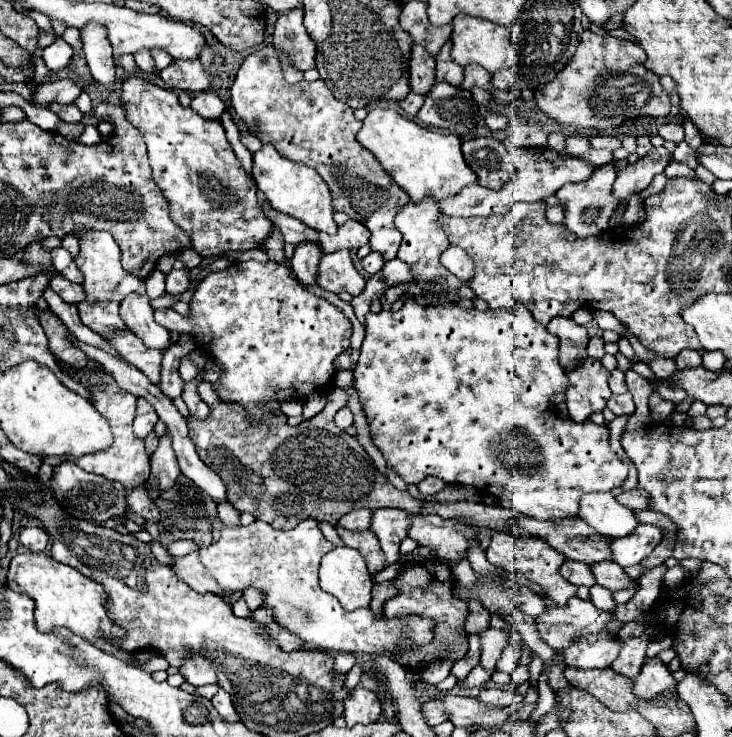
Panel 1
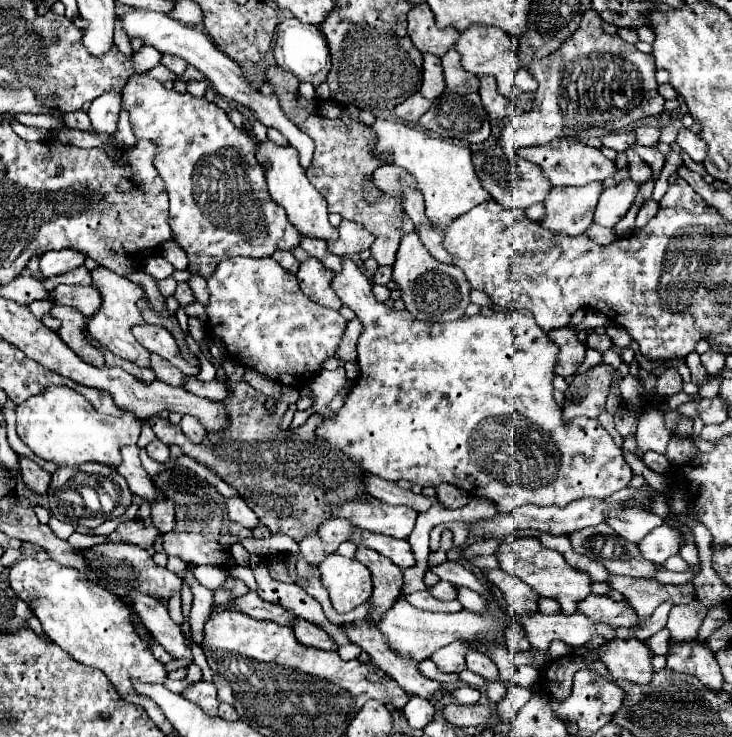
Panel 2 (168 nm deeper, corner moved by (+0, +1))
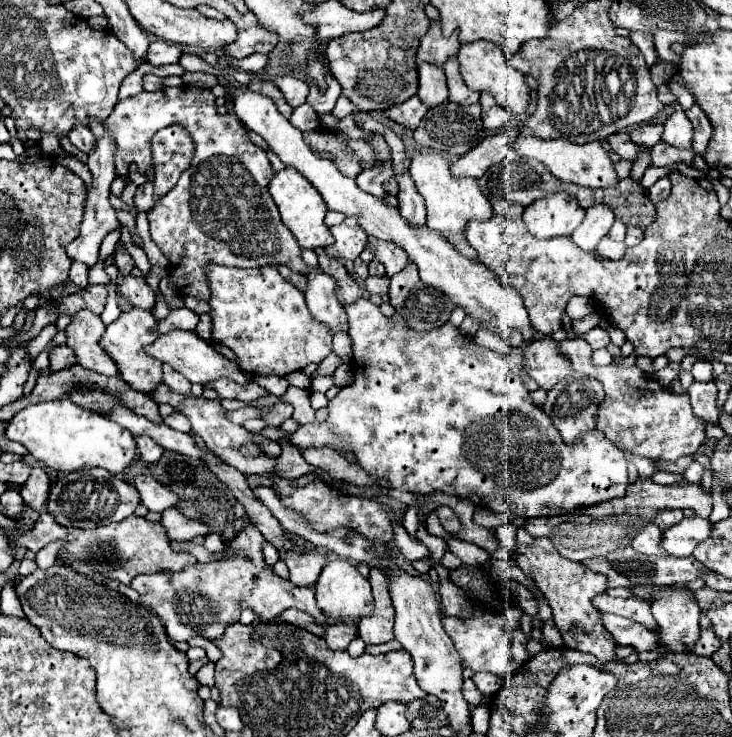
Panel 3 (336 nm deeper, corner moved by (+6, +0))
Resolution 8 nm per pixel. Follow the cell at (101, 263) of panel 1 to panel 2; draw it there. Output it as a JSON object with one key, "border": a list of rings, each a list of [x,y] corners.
{"border":[[[96,266],[94,270],[90,270],[90,276],[92,276],[92,284],[98,288],[98,292],[102,296],[102,308],[98,308],[98,312],[88,320],[88,334],[92,338],[96,338],[100,344],[104,344],[108,350],[112,350],[114,354],[118,354],[126,360],[132,360],[138,366],[150,366],[150,352],[146,348],[142,348],[142,344],[130,332],[130,328],[134,324],[144,324],[144,320],[136,308],[136,300],[144,298],[144,290],[138,284],[130,282],[124,276],[110,272],[104,266]]]}

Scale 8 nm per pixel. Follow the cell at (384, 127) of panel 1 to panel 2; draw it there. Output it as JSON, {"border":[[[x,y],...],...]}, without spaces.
{"border":[[[380,118],[374,120],[370,130],[376,136],[376,144],[372,148],[374,156],[380,160],[388,160],[394,166],[400,166],[408,174],[414,176],[418,190],[424,196],[426,216],[432,224],[446,226],[454,218],[462,216],[466,210],[472,210],[474,206],[478,206],[490,198],[490,194],[482,188],[482,184],[474,172],[474,166],[470,160],[472,152],[468,146],[460,146],[452,140],[428,136],[424,130],[412,128],[402,122],[380,120]]]}

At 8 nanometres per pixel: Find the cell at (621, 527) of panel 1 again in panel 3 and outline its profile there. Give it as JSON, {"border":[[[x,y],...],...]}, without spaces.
{"border":[[[644,525],[642,529],[638,529],[636,537],[632,539],[632,547],[644,555],[666,555],[660,549],[660,537],[662,531],[658,531],[656,525]]]}

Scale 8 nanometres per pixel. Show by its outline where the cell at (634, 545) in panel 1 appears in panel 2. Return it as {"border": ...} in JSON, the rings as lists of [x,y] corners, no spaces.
{"border":[[[662,524],[654,528],[642,542],[638,542],[638,548],[646,560],[654,564],[664,564],[668,556],[678,554],[680,542],[682,542],[682,534],[676,528]]]}

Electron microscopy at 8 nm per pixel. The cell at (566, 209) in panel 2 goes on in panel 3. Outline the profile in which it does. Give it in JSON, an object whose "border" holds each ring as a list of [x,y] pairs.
{"border":[[[552,193],[524,207],[522,221],[536,239],[568,237],[582,223],[584,209],[570,193]]]}

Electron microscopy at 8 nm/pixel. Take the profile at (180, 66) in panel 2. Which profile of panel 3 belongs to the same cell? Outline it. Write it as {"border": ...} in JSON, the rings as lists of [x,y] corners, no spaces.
{"border":[[[156,39],[150,43],[148,47],[148,63],[152,65],[168,65],[168,63],[178,63],[182,51],[172,45],[172,43],[166,43],[162,39]]]}

